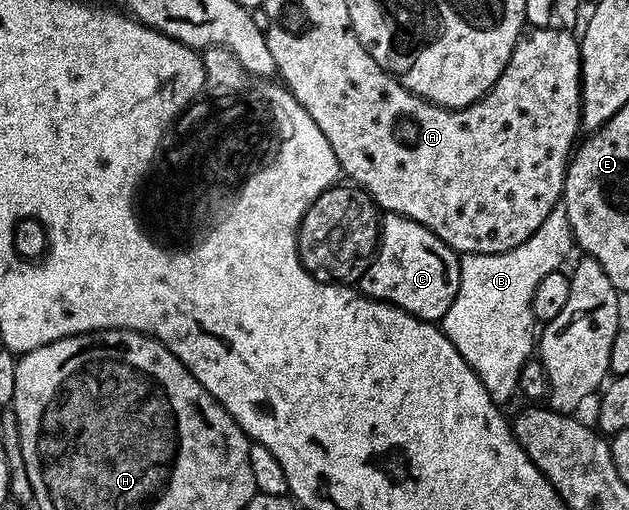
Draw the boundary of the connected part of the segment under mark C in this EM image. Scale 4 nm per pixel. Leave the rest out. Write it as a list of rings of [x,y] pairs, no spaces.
[[[387,213],[381,219],[375,258],[360,277],[357,287],[370,299],[392,303],[419,319],[439,321],[449,305],[453,305],[453,297],[457,297],[459,261],[457,252],[429,228],[404,215]]]

